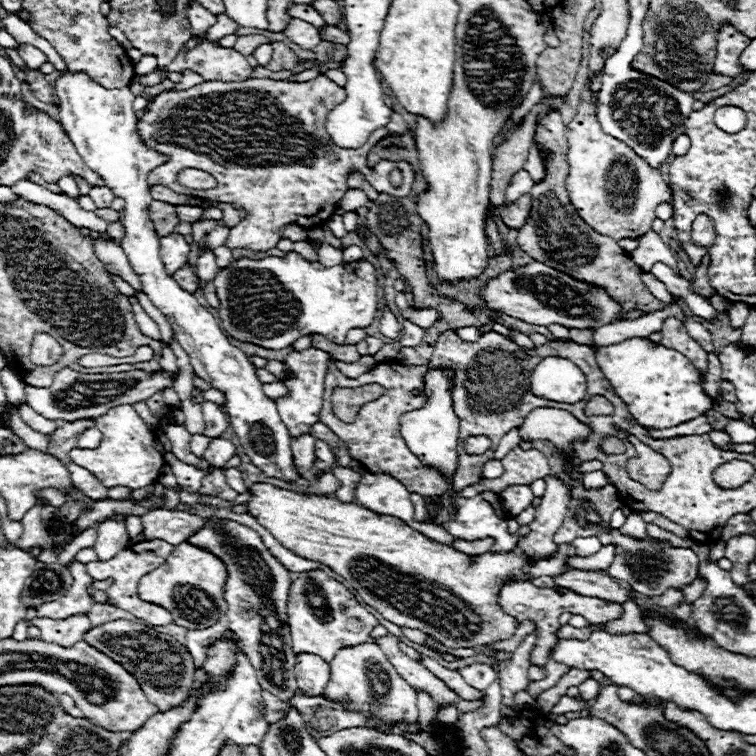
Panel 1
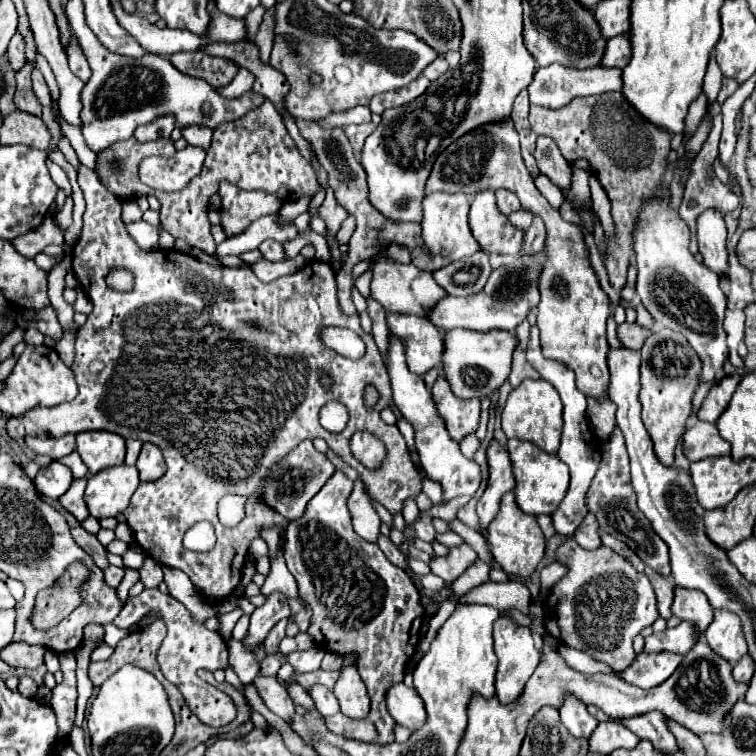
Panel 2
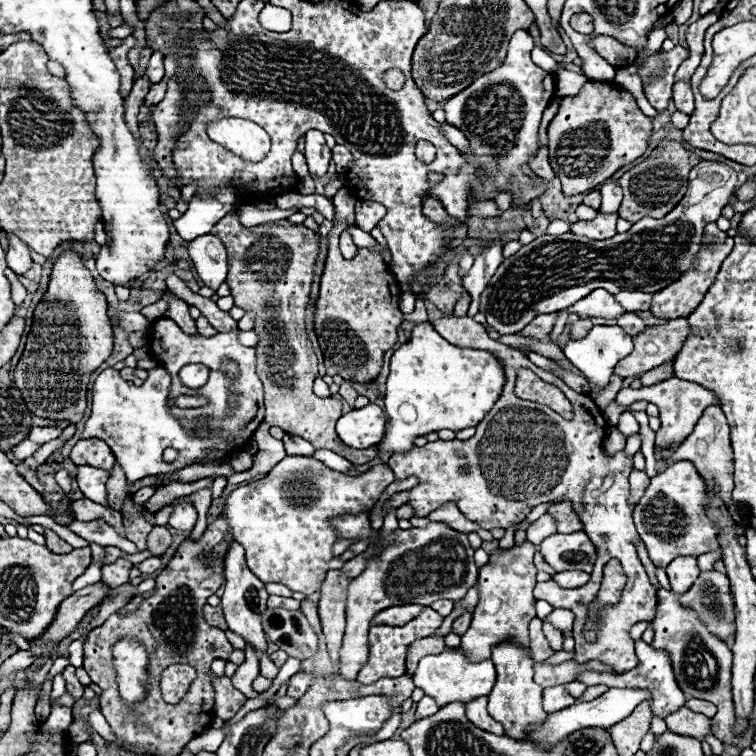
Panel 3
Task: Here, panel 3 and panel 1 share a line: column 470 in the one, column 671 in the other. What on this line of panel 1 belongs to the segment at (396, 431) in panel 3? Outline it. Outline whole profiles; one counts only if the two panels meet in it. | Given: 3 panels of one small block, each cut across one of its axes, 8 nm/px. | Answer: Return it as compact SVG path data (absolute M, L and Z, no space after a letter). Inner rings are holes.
M630 338L596 348L596 362L614 392L644 428L672 428L694 420L712 408L712 398L706 396L700 386L698 370L680 352L650 342L648 338Z

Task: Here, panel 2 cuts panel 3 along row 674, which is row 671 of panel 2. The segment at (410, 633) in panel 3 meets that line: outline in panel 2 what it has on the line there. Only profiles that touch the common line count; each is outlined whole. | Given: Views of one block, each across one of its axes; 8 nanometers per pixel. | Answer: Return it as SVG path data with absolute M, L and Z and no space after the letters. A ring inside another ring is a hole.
M336 470L318 496L310 500L304 516L286 526L284 540L292 540L292 544L288 544L292 548L288 548L286 562L298 582L300 596L314 610L308 628L314 646L324 652L354 654L358 658L358 672L372 700L372 710L364 720L348 718L339 711L336 716L326 718L328 728L360 742L390 744L394 742L396 722L388 716L384 692L388 686L402 682L404 678L404 668L418 646L424 606L410 576L390 564L376 544L368 544L356 536L346 508L350 492L352 480ZM314 540L322 540L322 556L316 556L310 544Z

